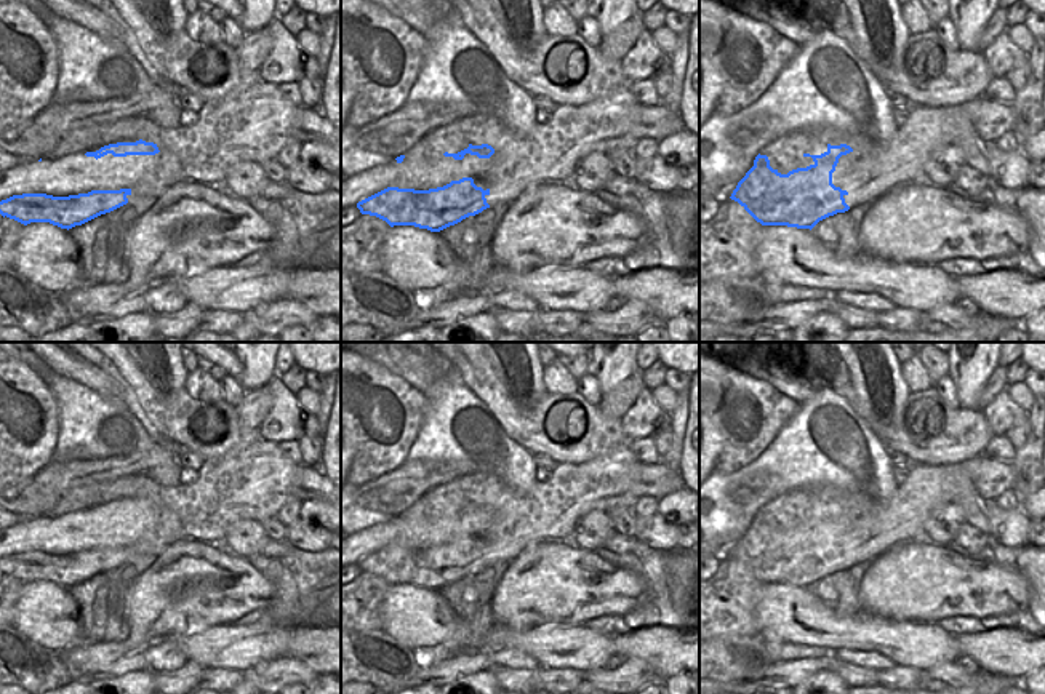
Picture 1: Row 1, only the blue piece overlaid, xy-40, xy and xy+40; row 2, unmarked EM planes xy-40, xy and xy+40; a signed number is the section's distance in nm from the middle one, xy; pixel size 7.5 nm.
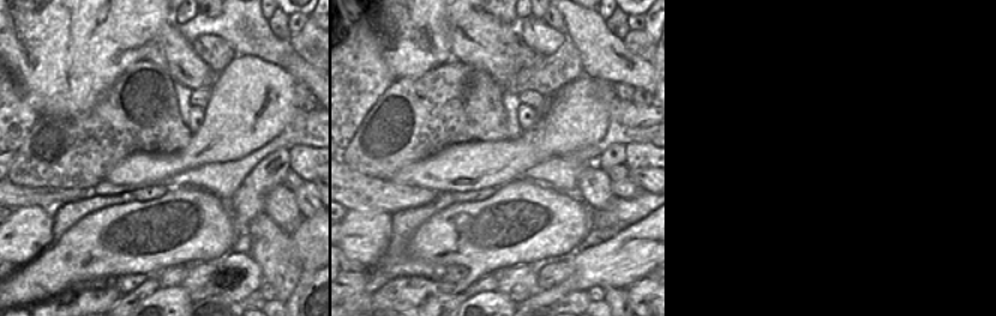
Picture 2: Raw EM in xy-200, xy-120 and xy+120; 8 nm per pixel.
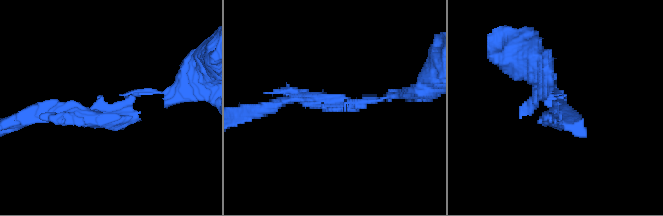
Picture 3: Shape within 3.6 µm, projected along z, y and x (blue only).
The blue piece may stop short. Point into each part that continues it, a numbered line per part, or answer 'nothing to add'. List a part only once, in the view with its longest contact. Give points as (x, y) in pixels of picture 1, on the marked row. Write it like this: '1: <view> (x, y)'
1: xy-40 (72, 175)

